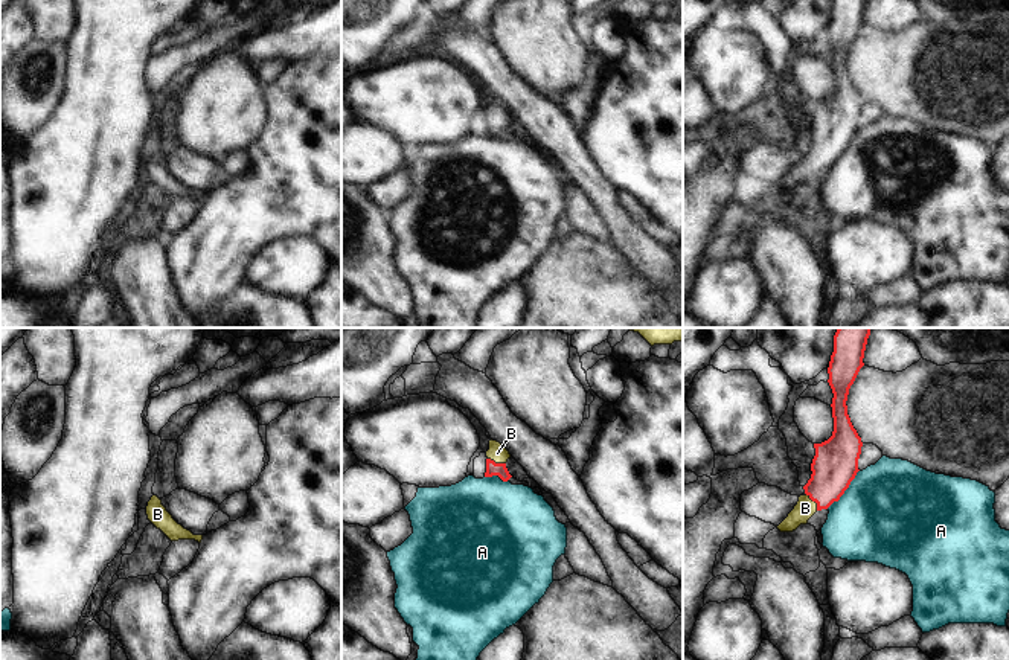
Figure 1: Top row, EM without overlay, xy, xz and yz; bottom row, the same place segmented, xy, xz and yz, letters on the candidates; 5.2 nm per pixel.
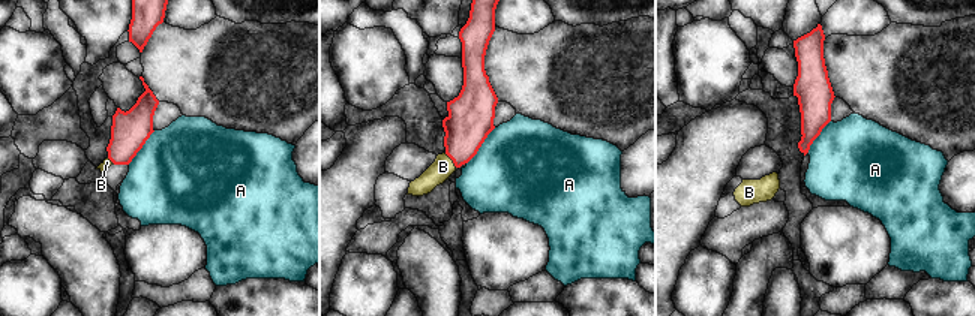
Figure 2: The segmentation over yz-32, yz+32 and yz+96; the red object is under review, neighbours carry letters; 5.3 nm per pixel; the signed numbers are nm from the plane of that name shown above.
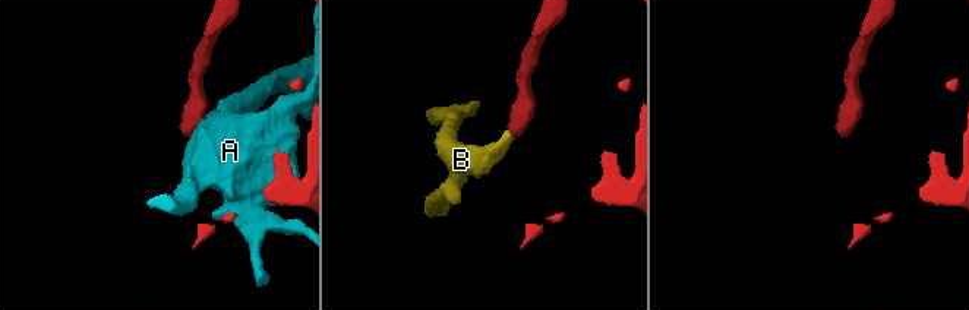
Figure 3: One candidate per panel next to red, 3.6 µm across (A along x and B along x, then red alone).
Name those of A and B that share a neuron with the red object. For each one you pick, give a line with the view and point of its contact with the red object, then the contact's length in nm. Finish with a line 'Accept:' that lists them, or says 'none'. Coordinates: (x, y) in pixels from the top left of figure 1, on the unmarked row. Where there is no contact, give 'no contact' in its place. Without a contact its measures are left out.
B: meets red in yz at (814, 159); contact 120 nm long
Accept: B

